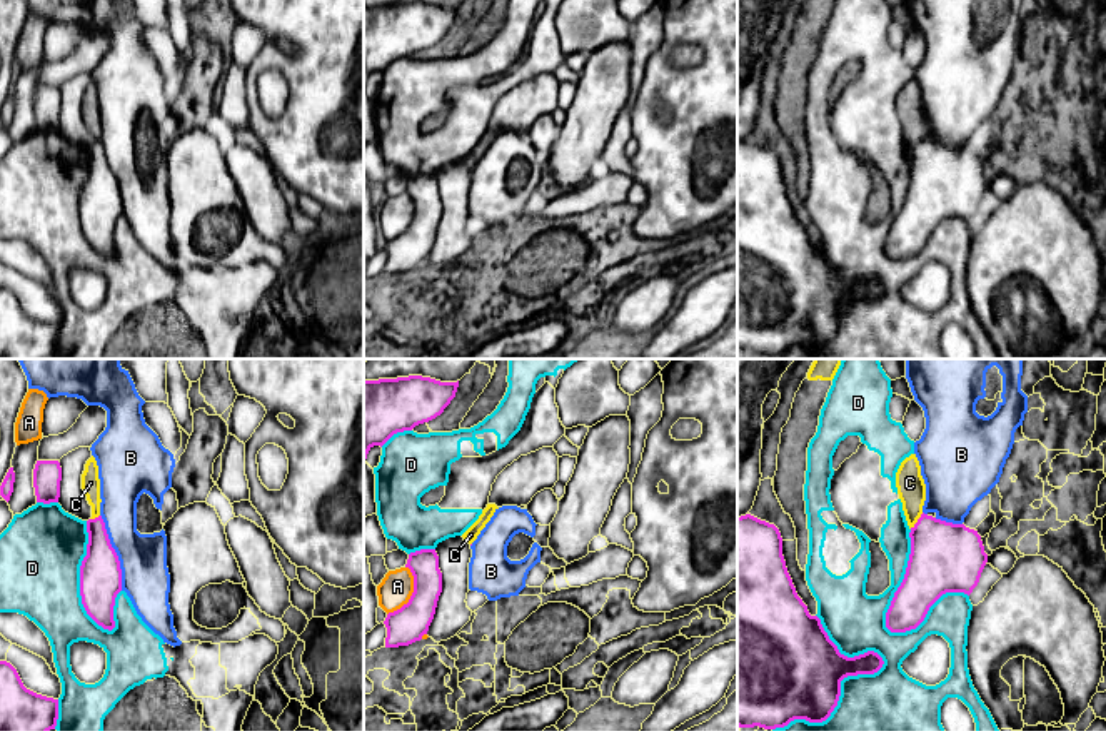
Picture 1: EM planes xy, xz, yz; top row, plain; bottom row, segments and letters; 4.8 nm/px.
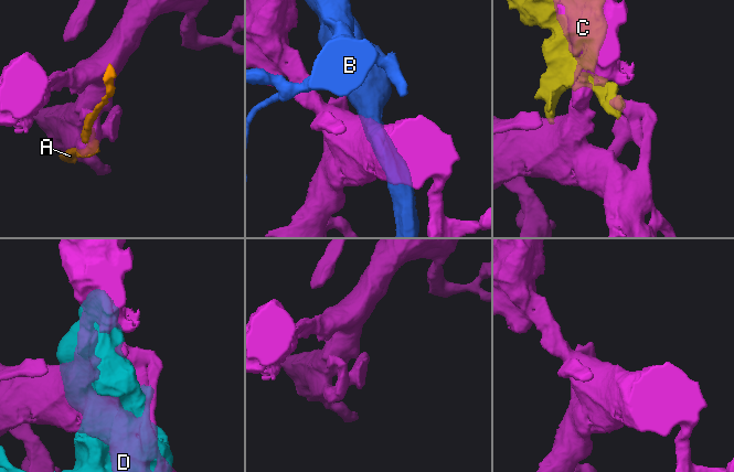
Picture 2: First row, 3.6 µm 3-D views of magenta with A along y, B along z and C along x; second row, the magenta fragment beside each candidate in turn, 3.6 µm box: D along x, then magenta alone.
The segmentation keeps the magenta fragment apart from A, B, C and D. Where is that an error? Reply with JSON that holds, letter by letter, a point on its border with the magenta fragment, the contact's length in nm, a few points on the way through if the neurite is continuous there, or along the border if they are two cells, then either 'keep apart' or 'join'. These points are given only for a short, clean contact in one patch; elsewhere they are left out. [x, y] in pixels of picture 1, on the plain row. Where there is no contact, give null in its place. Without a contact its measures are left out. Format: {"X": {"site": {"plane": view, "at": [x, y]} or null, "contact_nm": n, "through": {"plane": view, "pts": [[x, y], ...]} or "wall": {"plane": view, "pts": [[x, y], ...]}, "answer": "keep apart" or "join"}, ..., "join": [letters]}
{"A": {"site": {"plane": "xz", "at": [412, 221]}, "contact_nm": 260, "answer": "keep apart"}, "B": {"site": {"plane": "xy", "at": [115, 179]}, "contact_nm": 380, "answer": "keep apart"}, "C": {"site": {"plane": "yz", "at": [918, 147]}, "contact_nm": 100, "answer": "keep apart"}, "D": {"site": {"plane": "yz", "at": [836, 329]}, "contact_nm": 650, "answer": "keep apart"}, "join": []}

